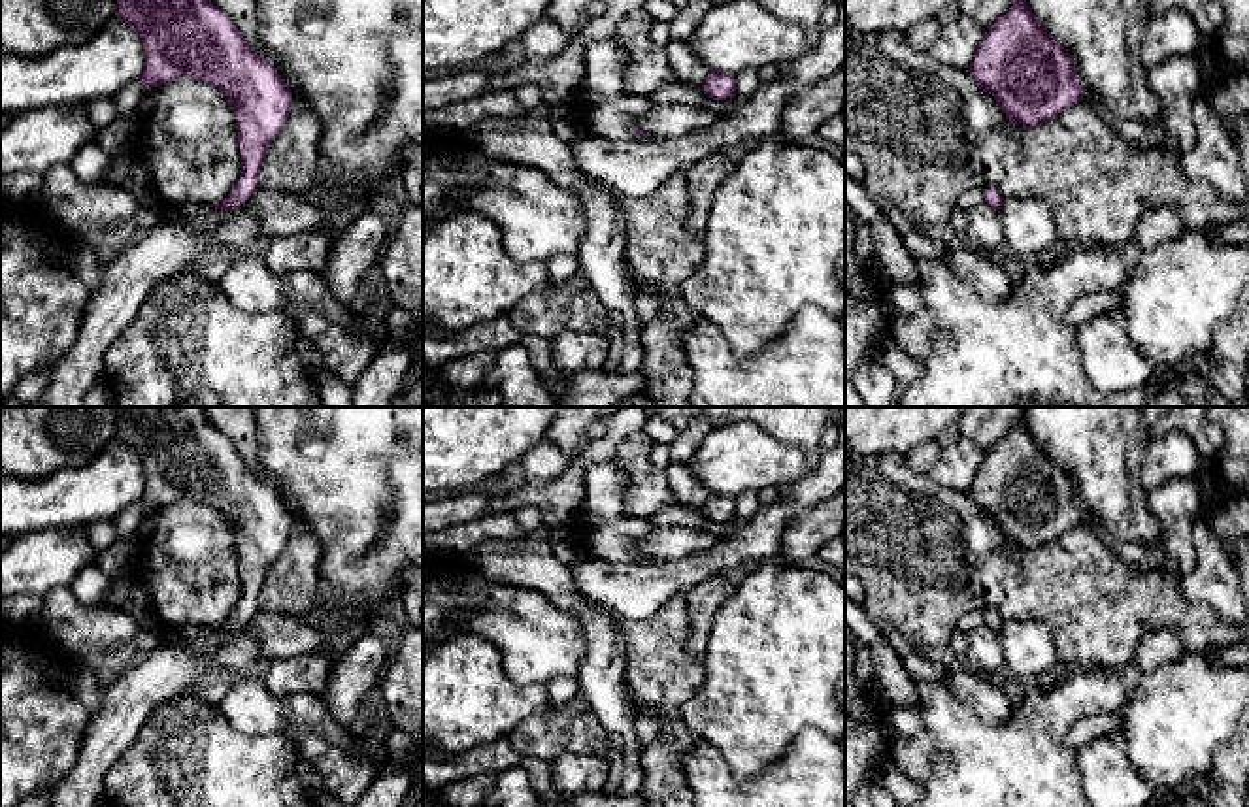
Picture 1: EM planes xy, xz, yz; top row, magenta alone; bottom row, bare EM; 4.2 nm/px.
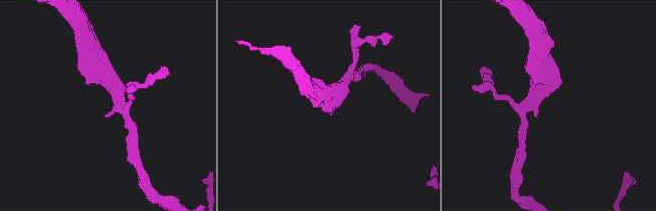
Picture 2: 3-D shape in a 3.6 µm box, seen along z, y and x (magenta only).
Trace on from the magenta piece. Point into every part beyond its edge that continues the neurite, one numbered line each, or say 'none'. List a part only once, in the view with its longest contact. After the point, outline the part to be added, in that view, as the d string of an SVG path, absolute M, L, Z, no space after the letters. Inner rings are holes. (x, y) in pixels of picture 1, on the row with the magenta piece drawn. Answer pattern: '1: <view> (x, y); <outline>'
1: yz (970, 198); M972 189L958 198L957 209L968 213L972 207L979 206L981 202L985 202L985 190Z

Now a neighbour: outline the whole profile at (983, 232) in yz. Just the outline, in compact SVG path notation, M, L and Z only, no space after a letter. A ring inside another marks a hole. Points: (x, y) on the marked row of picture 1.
M987 202L966 213L966 224L960 230L966 245L987 256L1000 249L1006 239L1000 211L992 209Z

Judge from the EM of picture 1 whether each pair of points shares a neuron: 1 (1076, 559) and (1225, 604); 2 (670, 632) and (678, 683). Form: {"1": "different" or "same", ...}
{"1": "different", "2": "same"}

